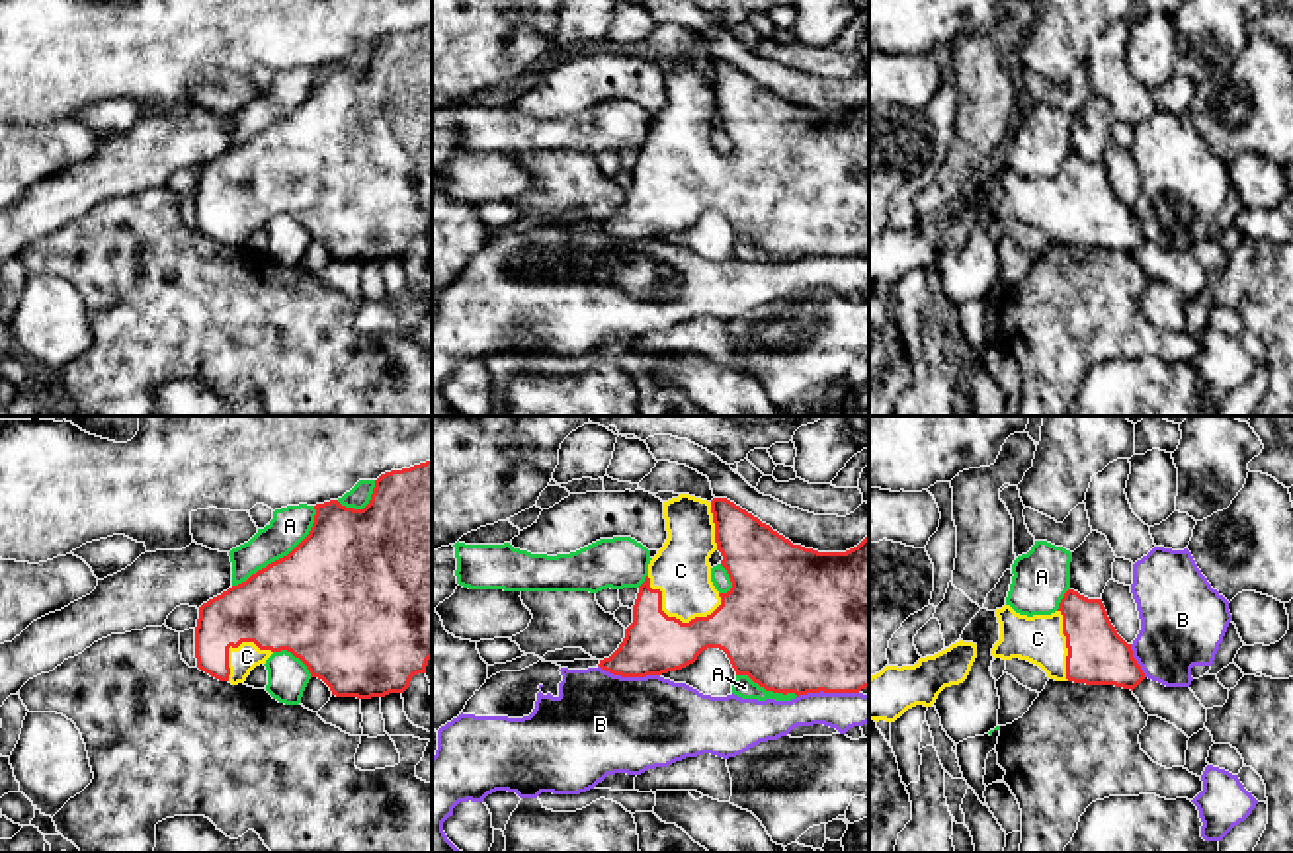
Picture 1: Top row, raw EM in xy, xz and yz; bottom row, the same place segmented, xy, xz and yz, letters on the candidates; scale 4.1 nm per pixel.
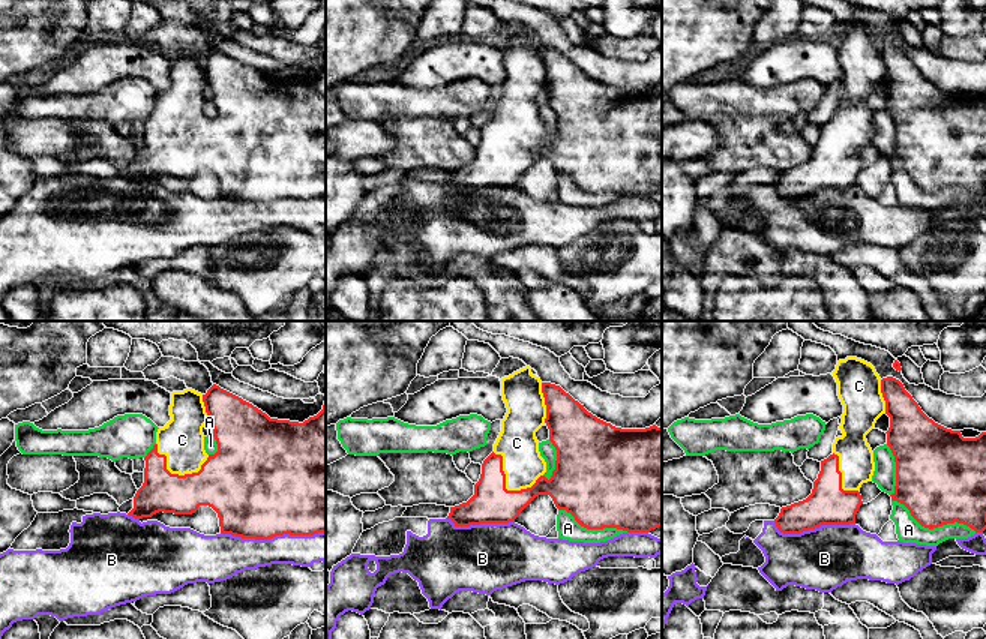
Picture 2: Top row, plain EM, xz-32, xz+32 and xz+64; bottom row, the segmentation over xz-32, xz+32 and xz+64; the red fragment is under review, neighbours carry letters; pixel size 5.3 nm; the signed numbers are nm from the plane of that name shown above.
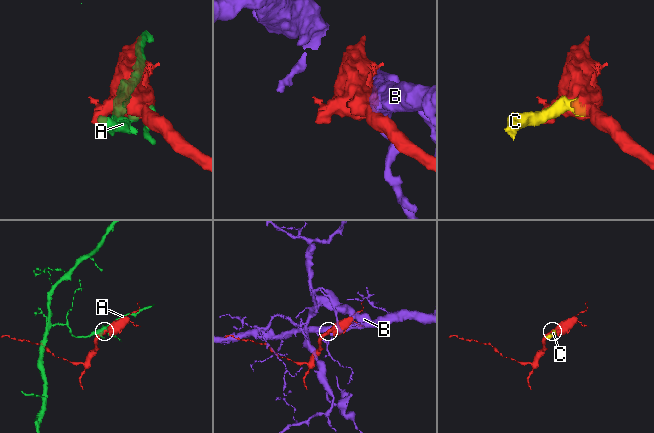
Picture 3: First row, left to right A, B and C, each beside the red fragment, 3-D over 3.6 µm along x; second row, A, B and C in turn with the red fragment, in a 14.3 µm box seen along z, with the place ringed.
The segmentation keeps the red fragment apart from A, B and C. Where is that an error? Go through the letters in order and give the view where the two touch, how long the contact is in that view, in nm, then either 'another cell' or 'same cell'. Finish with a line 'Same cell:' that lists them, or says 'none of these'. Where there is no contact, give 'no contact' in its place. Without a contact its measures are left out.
A: xy | 480 nm | another cell
B: xz | 260 nm | another cell
C: xz | 340 nm | same cell
Same cell: C

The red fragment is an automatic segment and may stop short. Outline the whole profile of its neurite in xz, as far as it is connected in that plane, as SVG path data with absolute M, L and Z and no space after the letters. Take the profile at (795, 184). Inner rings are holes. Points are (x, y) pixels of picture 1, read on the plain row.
M680 57L664 64L664 82L668 102L658 117L648 127L648 139L639 148L639 156L633 168L633 185L625 191L625 201L619 211L609 219L600 223L600 230L621 240L646 240L662 238L668 234L682 232L697 223L697 219L707 211L719 211L730 223L736 238L748 238L754 246L773 256L859 256L869 250L869 98L854 111L846 115L818 115L793 107L789 102L773 94L770 88L762 86L758 80L736 68L727 61L713 61L711 64ZM719 113L723 123L721 129L727 133L732 150L727 156L719 156L711 144L711 117Z

